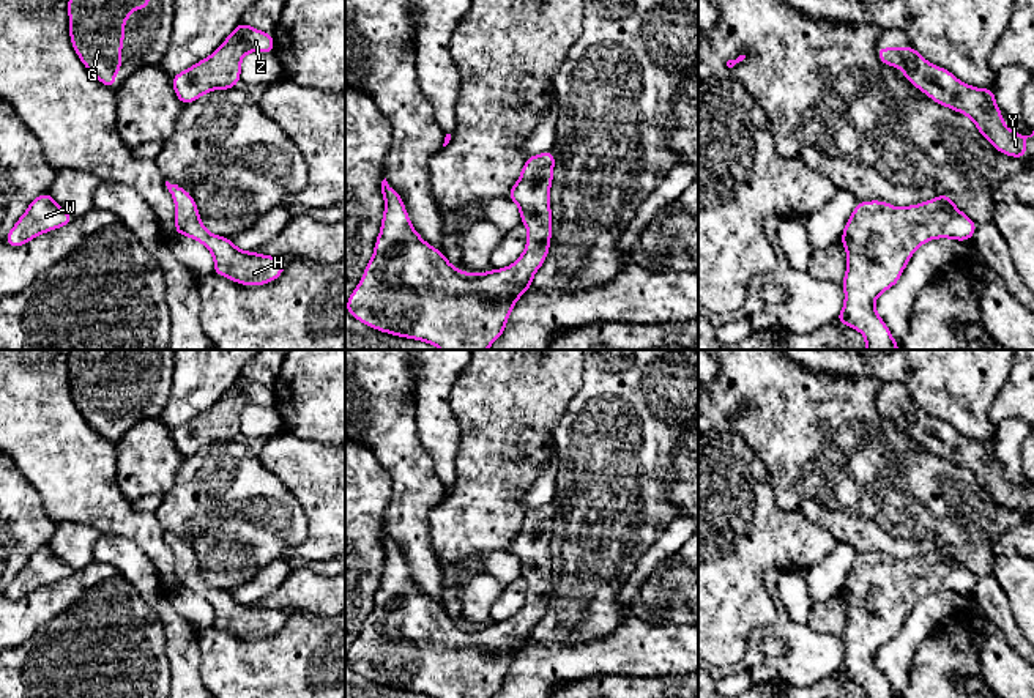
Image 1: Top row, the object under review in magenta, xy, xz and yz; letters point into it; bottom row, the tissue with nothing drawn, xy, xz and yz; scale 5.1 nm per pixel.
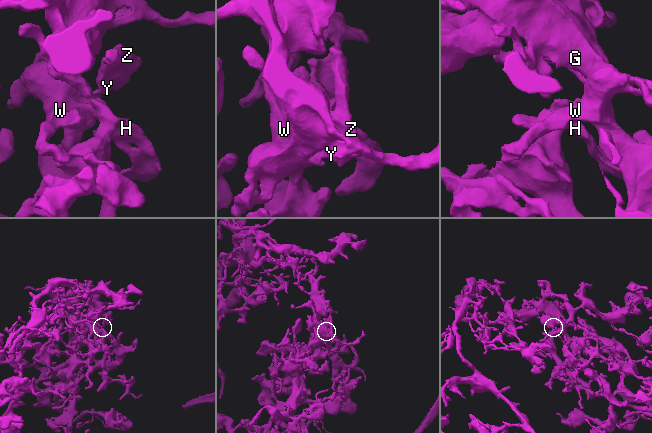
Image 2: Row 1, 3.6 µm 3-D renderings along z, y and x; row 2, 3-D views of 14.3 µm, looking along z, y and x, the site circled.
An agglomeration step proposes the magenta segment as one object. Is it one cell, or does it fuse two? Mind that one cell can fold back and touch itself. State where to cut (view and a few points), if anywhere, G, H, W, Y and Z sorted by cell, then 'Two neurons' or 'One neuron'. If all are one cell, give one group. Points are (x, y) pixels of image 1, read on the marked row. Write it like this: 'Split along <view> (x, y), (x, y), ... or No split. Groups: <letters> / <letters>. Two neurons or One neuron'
No split. Groups: G H W Y Z. One neuron

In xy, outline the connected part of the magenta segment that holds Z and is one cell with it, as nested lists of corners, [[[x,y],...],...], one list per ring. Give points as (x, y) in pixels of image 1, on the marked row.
[[[240,22],[210,57],[172,77],[180,102],[188,106],[208,91],[235,88],[241,80],[240,65],[247,52],[274,52],[273,33]]]

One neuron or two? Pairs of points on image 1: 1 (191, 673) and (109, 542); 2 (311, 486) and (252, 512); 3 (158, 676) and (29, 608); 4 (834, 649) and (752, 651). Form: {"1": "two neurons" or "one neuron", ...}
{"1": "one neuron", "2": "two neurons", "3": "two neurons", "4": "one neuron"}

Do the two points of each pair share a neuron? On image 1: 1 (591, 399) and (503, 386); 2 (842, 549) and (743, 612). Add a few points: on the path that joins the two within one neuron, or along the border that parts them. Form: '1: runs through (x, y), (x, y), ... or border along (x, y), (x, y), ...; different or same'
1: border along (583, 366), (583, 383), (554, 427); different
2: border along (831, 550), (801, 572); different

